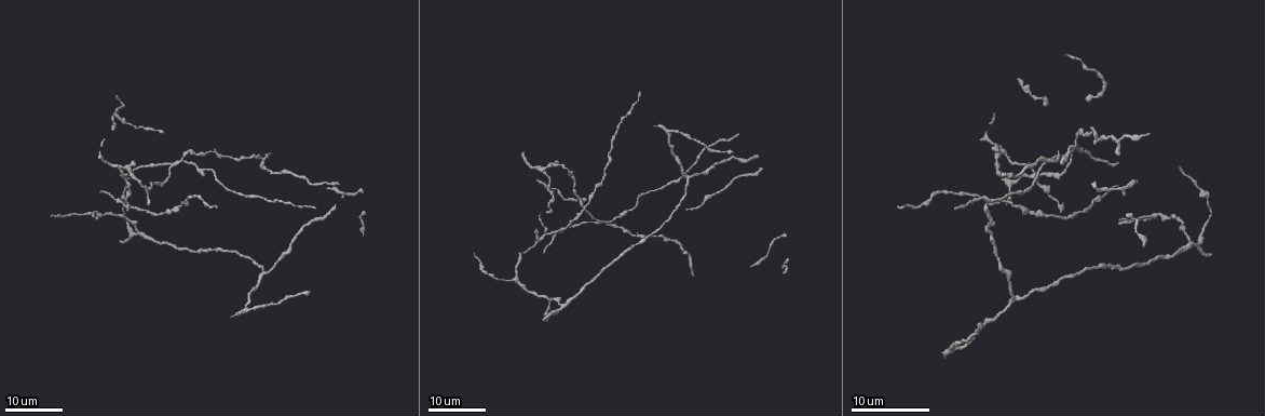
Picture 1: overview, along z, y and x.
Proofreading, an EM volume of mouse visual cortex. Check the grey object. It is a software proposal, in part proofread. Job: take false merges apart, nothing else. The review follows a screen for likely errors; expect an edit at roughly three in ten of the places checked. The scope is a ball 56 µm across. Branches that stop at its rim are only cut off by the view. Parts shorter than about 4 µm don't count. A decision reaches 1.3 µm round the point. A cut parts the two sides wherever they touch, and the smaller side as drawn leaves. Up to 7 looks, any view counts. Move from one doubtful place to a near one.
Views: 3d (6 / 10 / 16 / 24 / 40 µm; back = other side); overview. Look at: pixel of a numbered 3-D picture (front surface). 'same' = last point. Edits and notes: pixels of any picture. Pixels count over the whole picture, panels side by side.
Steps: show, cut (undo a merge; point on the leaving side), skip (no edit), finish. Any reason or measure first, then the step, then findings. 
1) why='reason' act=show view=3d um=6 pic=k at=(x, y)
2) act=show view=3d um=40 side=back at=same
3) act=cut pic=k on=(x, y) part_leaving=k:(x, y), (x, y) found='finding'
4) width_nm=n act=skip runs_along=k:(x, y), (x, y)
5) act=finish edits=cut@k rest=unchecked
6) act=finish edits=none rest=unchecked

why='thin arm on a thick one' act=show view=3d um=24 pic=1 at=(517, 279)

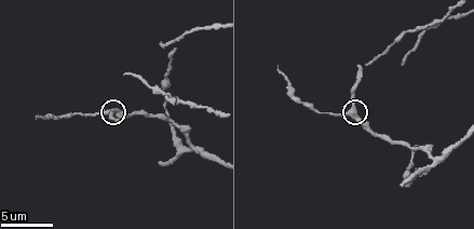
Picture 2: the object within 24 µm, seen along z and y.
act=show view=3d um=10 pic=2 at=(350, 111)

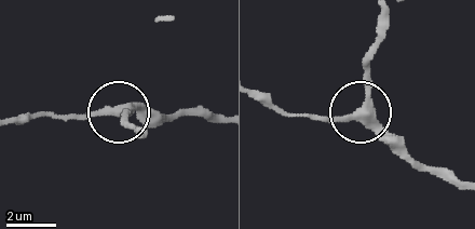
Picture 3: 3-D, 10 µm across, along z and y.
act=skip runs_along=3:(463, 185), (414, 166), (358, 112), (298, 117) found='one cell here'

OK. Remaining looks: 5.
why='three-way junction' act=show view=3d um=6 pic=2 at=(194, 147)

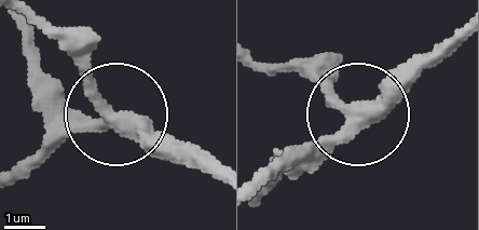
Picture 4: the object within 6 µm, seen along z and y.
side_arm_um=14 act=skip runs_along=4:(210, 175), (169, 161), (118, 117), (77, 123), (50, 106) found='all the same cell'

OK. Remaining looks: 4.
why='branch point' act=show view=3d um=24 pic=1 at=(540, 171)

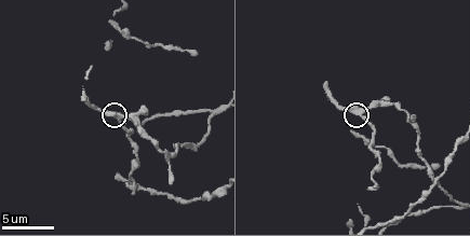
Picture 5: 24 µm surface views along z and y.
act=show view=3d um=10 pic=5 at=(361, 114)

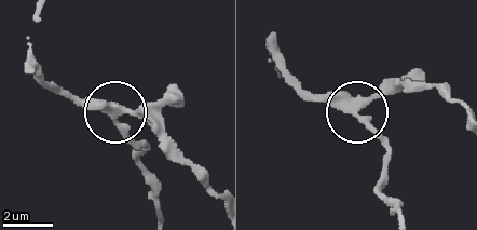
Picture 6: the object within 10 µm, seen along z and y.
width_nm=290 act=skip runs_along=6:(215, 190), (140, 120), (118, 116), (145, 148) found='one cell here'

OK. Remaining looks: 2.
act=finish edits=none rest=unchecked

